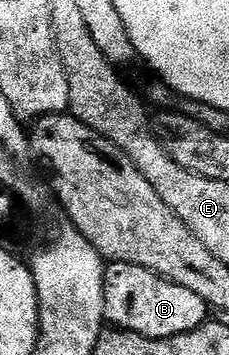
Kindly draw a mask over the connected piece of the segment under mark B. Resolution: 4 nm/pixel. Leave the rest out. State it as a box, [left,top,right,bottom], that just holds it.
[104,263,210,339]

